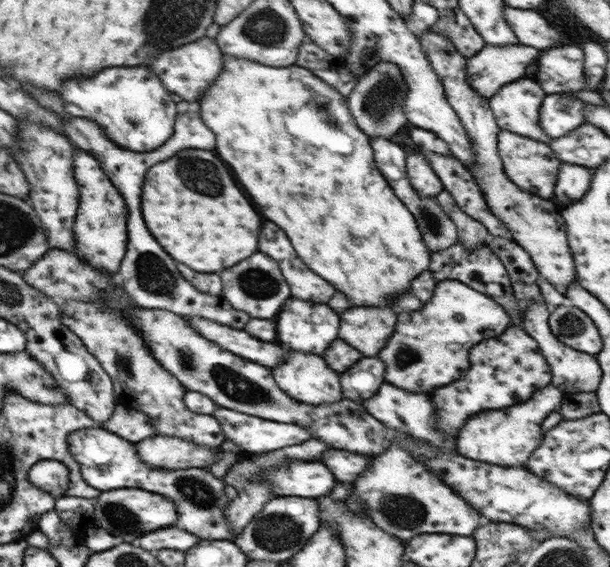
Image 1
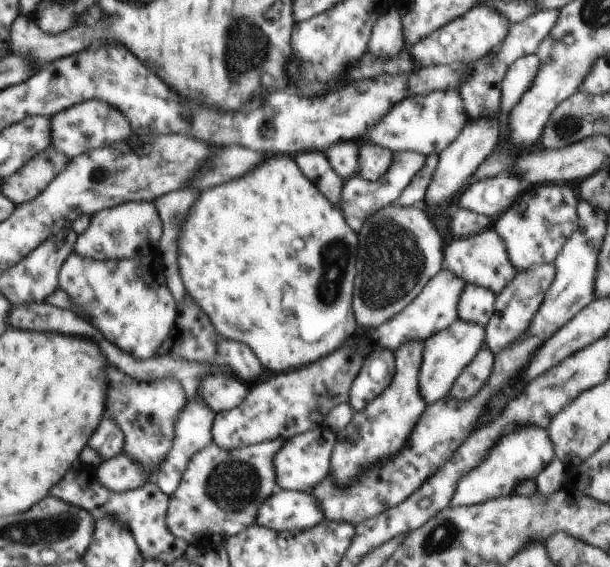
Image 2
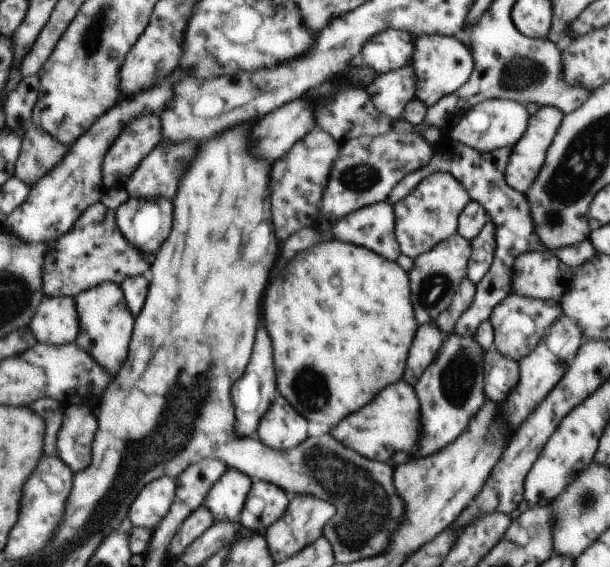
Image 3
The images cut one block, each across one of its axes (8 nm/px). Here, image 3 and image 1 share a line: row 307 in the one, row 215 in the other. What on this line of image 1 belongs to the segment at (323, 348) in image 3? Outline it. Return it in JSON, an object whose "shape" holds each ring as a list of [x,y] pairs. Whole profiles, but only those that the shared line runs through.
{"shape":[[[222,55],[222,73],[212,81],[212,85],[204,91],[197,103],[197,110],[200,112],[202,122],[214,132],[216,136],[216,148],[218,156],[230,164],[234,170],[236,178],[244,186],[244,190],[250,194],[250,198],[260,206],[260,212],[274,224],[278,224],[290,238],[292,246],[296,248],[298,256],[324,280],[332,282],[336,290],[344,292],[354,306],[388,306],[386,300],[398,292],[408,292],[410,290],[410,280],[416,278],[418,274],[428,270],[430,267],[431,254],[426,249],[423,242],[419,226],[416,225],[414,215],[406,208],[404,204],[394,196],[392,188],[384,180],[384,176],[378,172],[372,156],[372,146],[368,136],[356,126],[354,116],[350,112],[347,97],[340,94],[330,84],[322,81],[307,68],[299,67],[294,64],[288,67],[275,67],[274,65],[260,64],[250,59]]]}

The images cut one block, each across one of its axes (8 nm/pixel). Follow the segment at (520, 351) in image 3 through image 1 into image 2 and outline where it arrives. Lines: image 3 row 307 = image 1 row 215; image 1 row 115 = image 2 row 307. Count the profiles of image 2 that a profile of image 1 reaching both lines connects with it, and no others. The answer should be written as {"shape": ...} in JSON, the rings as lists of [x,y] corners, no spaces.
{"shape":[[[466,283],[458,302],[458,316],[466,322],[486,328],[494,314],[495,300],[496,295],[490,290]]]}

